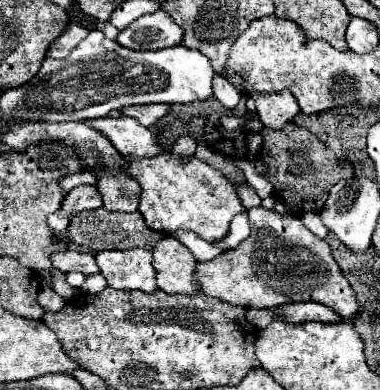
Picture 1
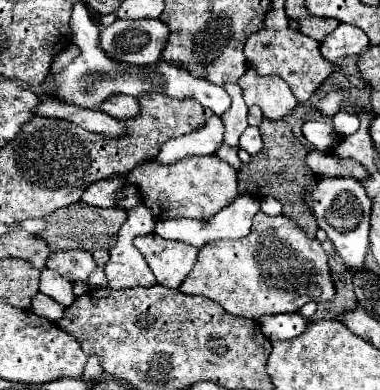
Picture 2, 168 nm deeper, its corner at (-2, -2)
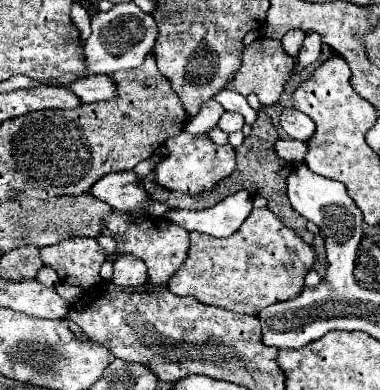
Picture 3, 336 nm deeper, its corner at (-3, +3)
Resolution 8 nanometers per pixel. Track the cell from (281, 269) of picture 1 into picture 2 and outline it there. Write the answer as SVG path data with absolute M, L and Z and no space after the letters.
M262 211L254 215L250 235L238 241L206 243L198 253L194 269L178 289L186 295L208 297L220 303L226 313L246 319L296 313L308 301L320 303L334 297L334 283L320 241L302 233L292 219L284 215L270 217Z

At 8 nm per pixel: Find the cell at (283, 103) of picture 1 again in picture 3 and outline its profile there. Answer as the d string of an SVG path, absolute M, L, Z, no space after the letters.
M257 38L257 40L253 40L253 42L245 48L243 66L241 66L239 74L235 74L229 90L235 90L235 92L239 92L239 94L243 94L243 96L257 94L257 98L259 98L259 102L261 102L263 106L273 106L273 104L281 98L281 94L285 92L287 82L289 82L291 76L293 76L293 68L295 68L295 62L283 52L279 40Z

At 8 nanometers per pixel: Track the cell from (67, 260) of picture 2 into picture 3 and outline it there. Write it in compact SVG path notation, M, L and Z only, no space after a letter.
M71 238L41 248L41 260L59 274L61 282L91 288L101 282L99 268L105 256L95 238Z

